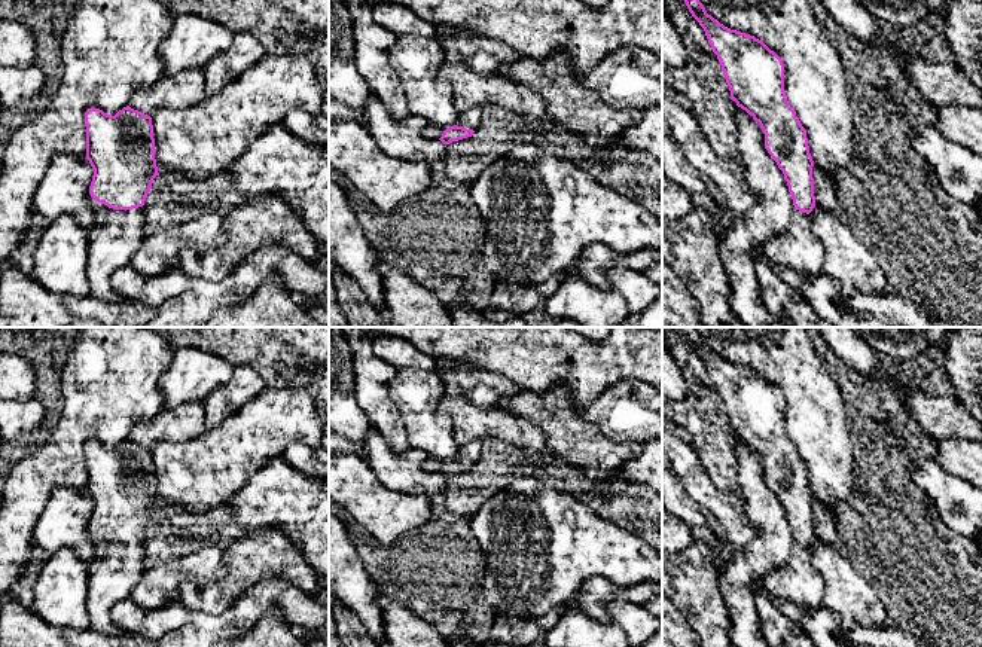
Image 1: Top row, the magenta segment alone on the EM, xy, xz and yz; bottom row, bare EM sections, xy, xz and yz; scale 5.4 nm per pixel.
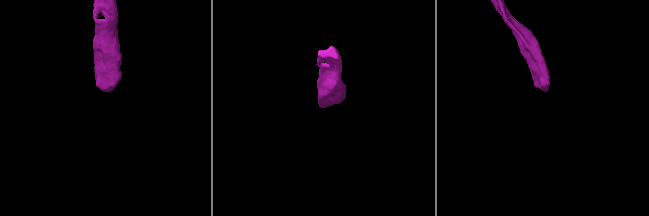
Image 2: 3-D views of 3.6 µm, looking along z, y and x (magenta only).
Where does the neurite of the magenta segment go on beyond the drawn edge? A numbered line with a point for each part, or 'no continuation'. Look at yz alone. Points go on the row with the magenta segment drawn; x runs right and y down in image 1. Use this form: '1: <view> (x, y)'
1: yz (798, 249)

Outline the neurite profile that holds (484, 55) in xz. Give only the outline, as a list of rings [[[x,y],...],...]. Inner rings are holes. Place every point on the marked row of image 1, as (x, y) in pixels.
[[[439,30],[437,40],[445,49],[445,61],[464,62],[482,76],[492,76],[500,65],[522,58],[507,43],[487,36],[448,34]]]

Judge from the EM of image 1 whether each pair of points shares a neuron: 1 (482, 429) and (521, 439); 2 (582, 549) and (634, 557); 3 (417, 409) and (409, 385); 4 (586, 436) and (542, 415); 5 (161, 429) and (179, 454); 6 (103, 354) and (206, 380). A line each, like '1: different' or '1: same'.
1: same
2: same
3: same
4: same
5: different
6: different

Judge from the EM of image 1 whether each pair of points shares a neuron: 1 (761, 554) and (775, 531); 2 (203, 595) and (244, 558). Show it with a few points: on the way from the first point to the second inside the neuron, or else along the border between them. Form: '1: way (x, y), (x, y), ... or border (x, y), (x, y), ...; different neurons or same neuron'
1: way (767, 548), (774, 537); same neuron
2: way (216, 595), (241, 571); same neuron

